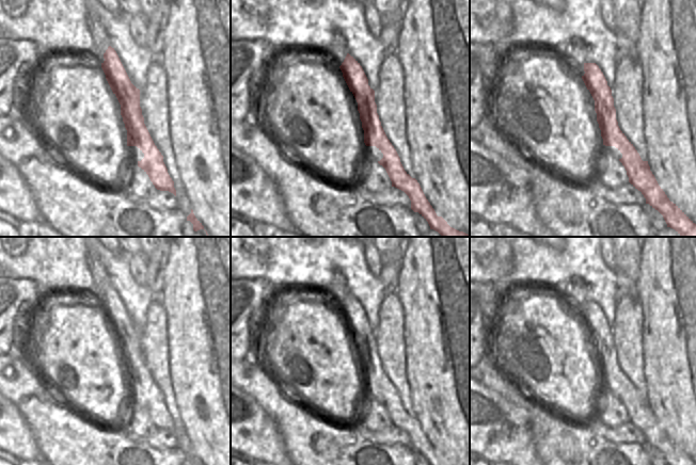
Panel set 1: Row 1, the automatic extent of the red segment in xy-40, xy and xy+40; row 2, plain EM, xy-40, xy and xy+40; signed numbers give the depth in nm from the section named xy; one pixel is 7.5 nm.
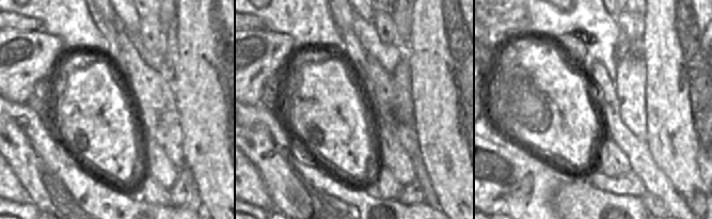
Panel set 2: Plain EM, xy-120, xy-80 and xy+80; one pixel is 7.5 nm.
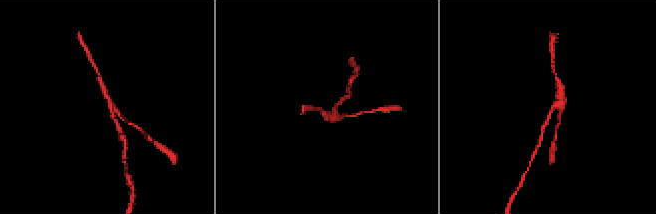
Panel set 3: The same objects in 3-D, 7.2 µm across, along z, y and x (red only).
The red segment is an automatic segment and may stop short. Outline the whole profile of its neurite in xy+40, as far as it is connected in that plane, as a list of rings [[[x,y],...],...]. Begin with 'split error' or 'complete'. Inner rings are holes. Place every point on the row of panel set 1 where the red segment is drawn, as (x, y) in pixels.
complete; [[[584,63],[584,71],[585,74],[582,76],[582,79],[595,100],[595,111],[597,113],[599,128],[601,130],[603,145],[615,146],[622,154],[622,158],[619,159],[619,161],[627,171],[629,182],[642,192],[646,198],[646,204],[649,204],[663,215],[667,227],[675,229],[681,237],[696,237],[696,224],[676,204],[669,201],[650,171],[648,161],[642,160],[633,144],[620,130],[616,119],[616,109],[614,107],[612,90],[607,85],[607,81],[599,66],[596,63]]]

